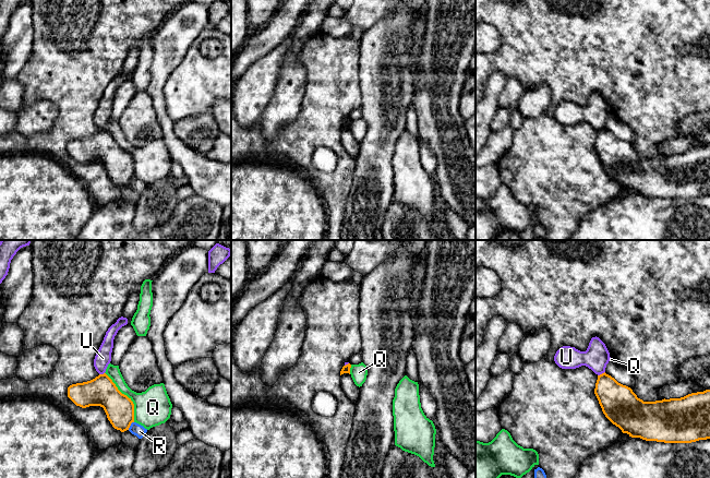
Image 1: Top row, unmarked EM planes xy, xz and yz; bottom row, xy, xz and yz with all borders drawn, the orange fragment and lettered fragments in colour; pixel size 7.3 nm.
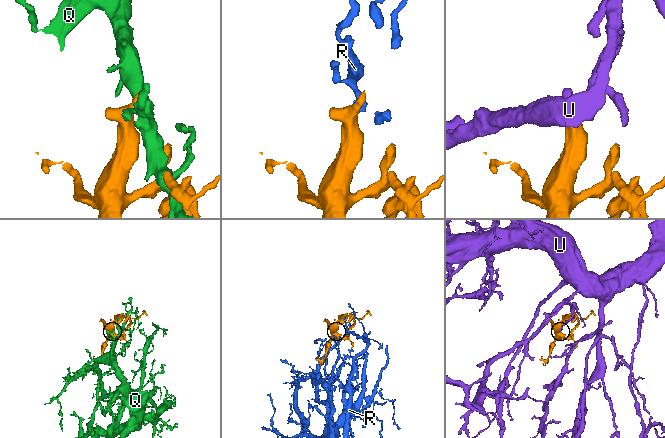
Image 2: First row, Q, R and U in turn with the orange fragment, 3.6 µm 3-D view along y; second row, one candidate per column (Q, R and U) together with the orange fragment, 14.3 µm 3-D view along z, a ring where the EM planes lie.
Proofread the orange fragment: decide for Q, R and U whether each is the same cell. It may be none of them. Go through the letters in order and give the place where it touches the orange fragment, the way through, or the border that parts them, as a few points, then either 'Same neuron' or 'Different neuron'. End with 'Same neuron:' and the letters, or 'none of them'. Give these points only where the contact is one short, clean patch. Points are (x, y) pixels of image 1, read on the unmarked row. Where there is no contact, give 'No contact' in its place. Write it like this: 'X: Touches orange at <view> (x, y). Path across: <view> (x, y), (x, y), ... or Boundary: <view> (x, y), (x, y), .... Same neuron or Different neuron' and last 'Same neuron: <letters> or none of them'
Q: Touches orange at xy (127, 152). Different neuron
R: Touches orange at xy (130, 180). Boundary: xy (133, 177), (128, 184). Different neuron
U: Touches orange at yz (602, 129). Boundary: yz (604, 127), (598, 131). Different neuron
Same neuron: none of them

